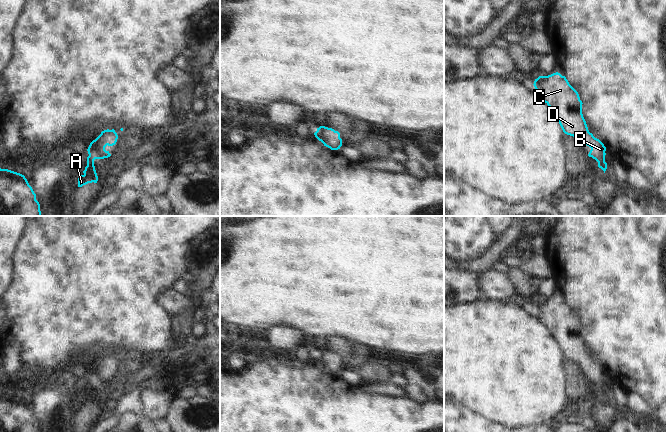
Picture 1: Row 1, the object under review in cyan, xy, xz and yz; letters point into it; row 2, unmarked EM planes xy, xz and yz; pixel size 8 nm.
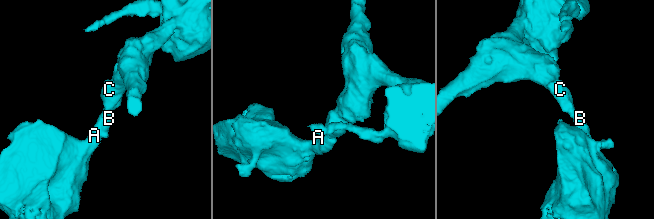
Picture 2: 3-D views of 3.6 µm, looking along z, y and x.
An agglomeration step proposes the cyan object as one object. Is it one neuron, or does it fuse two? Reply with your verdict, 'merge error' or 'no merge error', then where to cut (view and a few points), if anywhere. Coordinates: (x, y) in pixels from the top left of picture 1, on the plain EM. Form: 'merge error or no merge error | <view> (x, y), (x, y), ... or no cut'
no merge error | no cut

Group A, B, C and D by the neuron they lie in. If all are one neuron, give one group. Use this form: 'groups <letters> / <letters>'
groups A B C D

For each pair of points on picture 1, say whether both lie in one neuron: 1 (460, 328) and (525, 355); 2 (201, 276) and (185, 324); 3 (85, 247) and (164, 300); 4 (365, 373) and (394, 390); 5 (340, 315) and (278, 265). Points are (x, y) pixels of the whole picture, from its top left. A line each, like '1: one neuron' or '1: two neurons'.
1: one neuron
2: one neuron
3: two neurons
4: one neuron
5: one neuron

